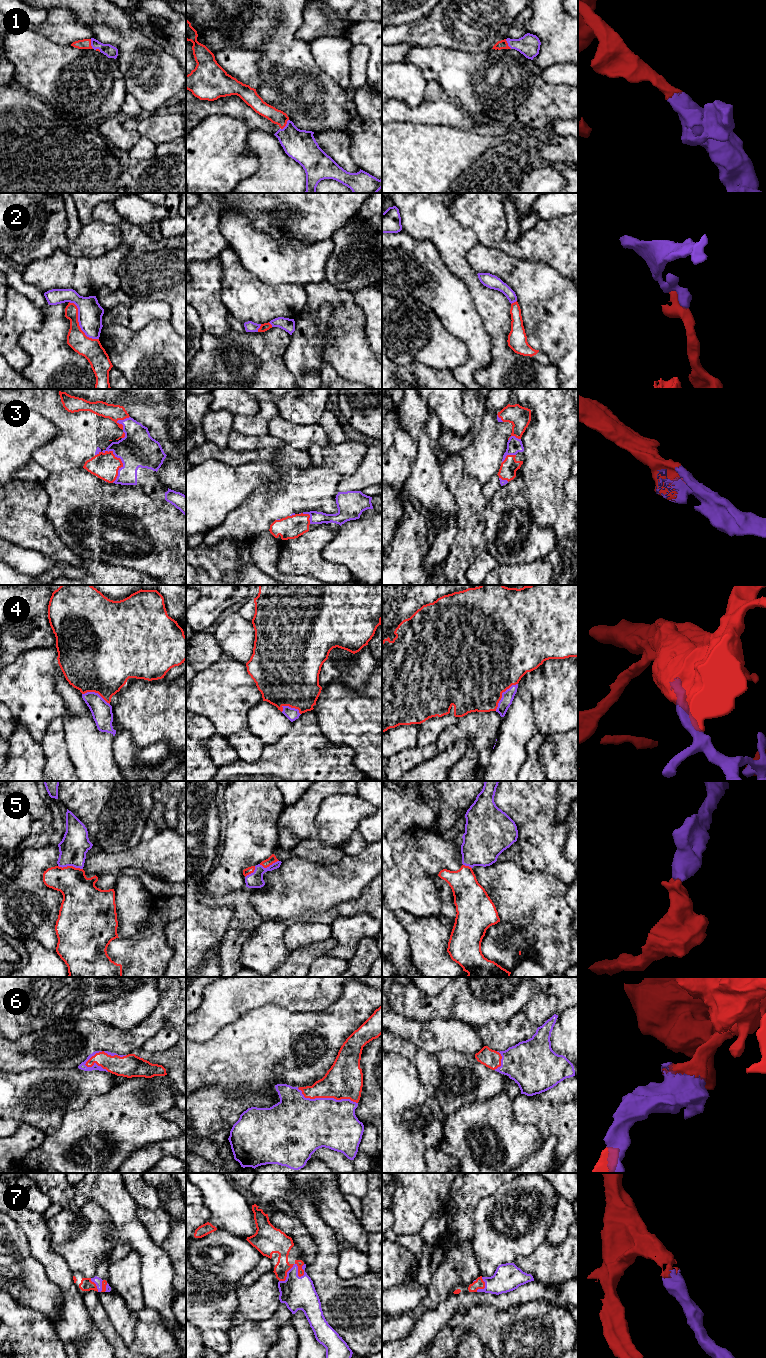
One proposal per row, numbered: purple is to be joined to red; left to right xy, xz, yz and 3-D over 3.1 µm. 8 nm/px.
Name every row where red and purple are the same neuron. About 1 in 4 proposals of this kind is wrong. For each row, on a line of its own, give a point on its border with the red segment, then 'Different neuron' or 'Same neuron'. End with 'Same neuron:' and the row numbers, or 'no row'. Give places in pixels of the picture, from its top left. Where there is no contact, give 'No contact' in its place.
1: Touches red at xz (286, 123). Same neuron
2: Touches red at xy (78, 323). Different neuron
3: Touches red at xy (122, 463). Same neuron
4: Touches red at yz (501, 694). Same neuron
5: Touches red at xy (70, 866). Same neuron
6: Touches red at xy (105, 1053). Same neuron
7: Touches red at xz (297, 1265). Same neuron
Same neuron: 1, 3, 4, 5, 6, 7

